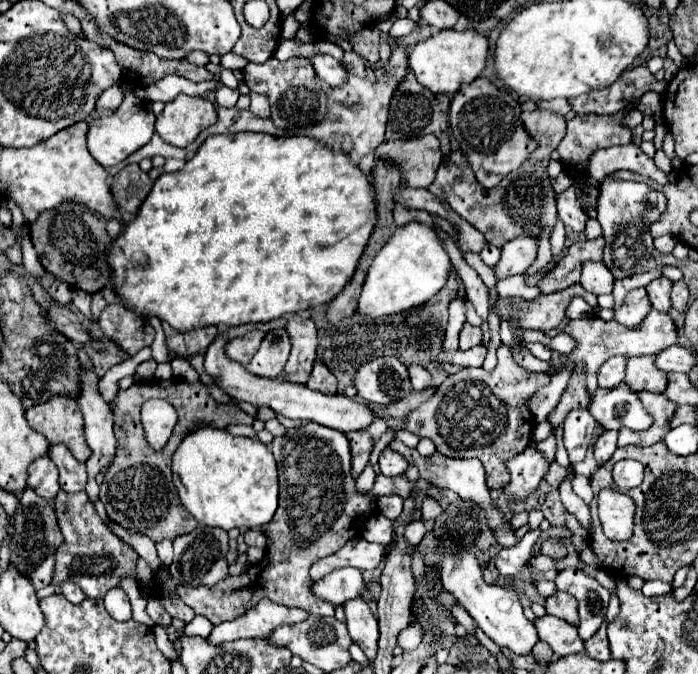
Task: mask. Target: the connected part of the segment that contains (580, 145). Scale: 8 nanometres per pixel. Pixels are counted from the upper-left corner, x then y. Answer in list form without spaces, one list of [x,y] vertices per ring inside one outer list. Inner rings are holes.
[[[617,112],[613,116],[581,114],[567,122],[567,134],[559,142],[557,152],[561,158],[573,164],[573,176],[585,172],[587,160],[597,148],[621,146],[631,142],[631,130],[619,124],[623,114],[625,112]]]

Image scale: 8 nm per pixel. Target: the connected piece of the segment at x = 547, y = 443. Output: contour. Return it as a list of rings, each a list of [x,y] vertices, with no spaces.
[[[553,428],[553,432],[549,434],[547,440],[543,440],[543,442],[537,444],[537,448],[539,448],[539,450],[541,450],[549,460],[555,458],[555,428]]]

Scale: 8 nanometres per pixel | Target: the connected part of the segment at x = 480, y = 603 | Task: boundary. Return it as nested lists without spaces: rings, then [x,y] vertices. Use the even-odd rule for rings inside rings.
[[[461,552],[457,560],[445,556],[441,562],[441,580],[443,586],[459,600],[459,604],[469,612],[469,616],[477,622],[477,626],[499,646],[507,648],[517,656],[527,656],[531,654],[533,646],[539,642],[537,630],[531,620],[525,618],[523,606],[519,602],[519,596],[513,588],[505,586],[491,586],[483,580],[481,566],[477,558],[469,552]]]

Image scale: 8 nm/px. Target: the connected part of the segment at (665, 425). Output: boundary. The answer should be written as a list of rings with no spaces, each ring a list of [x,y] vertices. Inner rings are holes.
[[[639,392],[639,398],[647,412],[655,418],[653,426],[645,432],[633,432],[633,430],[619,430],[619,446],[653,446],[655,442],[661,442],[663,436],[671,430],[671,416],[675,414],[677,404],[667,400],[663,394],[651,394],[651,392]]]

